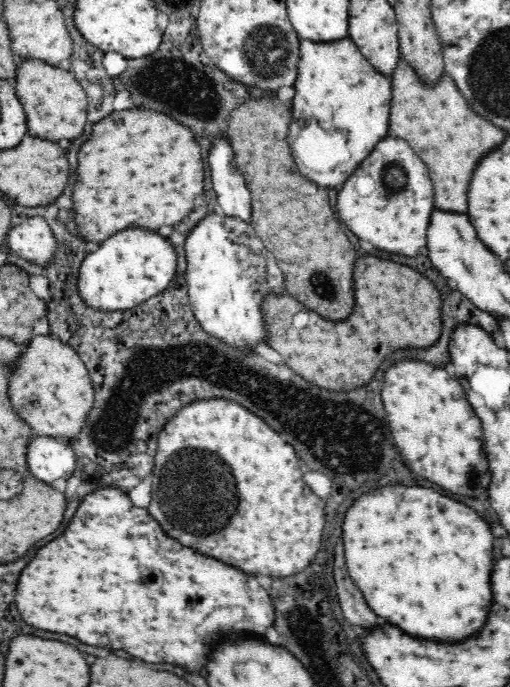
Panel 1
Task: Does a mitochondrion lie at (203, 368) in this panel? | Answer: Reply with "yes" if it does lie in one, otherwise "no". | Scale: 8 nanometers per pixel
yes

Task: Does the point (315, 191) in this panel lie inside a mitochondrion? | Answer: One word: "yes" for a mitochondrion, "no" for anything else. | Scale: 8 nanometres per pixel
no

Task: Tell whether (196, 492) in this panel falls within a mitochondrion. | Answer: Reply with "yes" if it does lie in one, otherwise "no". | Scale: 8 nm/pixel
yes

